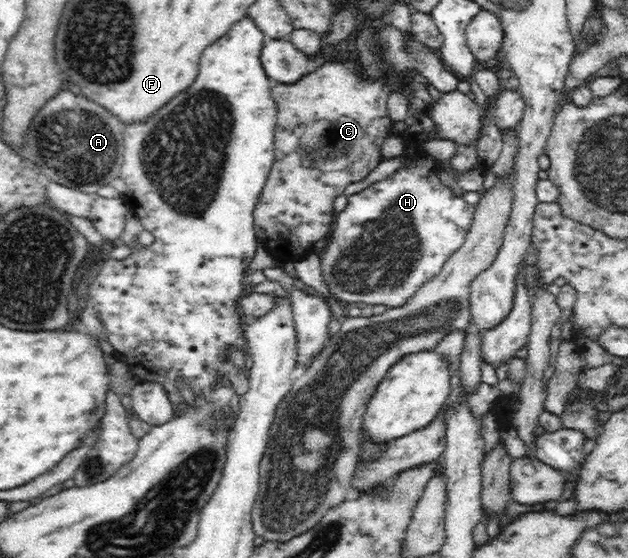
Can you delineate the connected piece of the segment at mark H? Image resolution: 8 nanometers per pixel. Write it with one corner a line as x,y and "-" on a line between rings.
412,154
408,160
413,165
372,184
363,192
348,196
348,205
335,216
331,229
334,236
328,236
330,244
321,266
324,282
338,301
401,307
425,282
432,280
464,244
473,222
474,207
446,188
436,174
430,174
434,168
432,158
426,160

